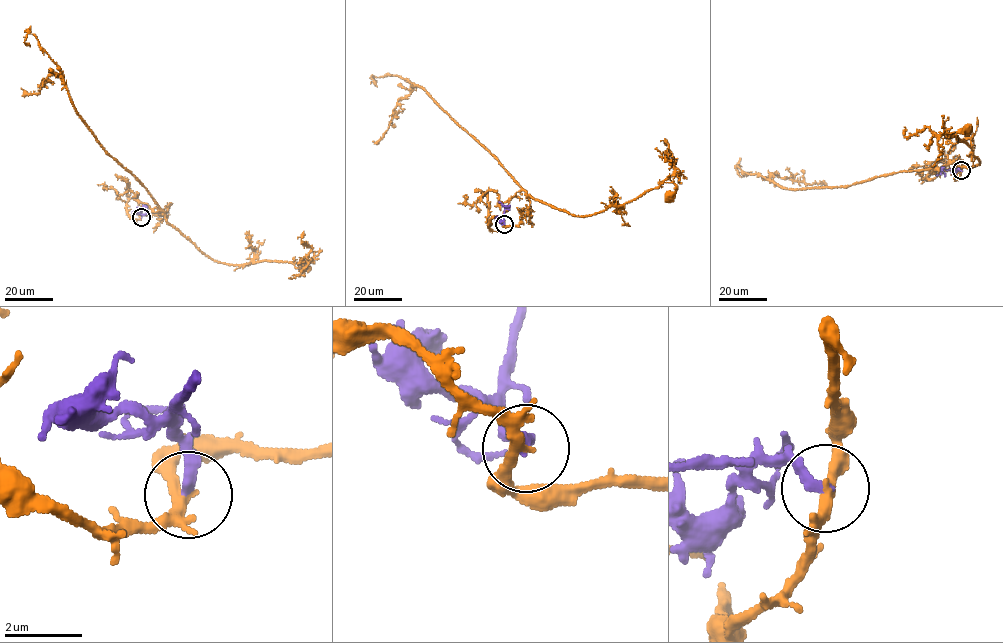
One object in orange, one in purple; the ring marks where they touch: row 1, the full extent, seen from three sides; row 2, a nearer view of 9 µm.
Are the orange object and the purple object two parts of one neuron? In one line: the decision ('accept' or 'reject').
reject

